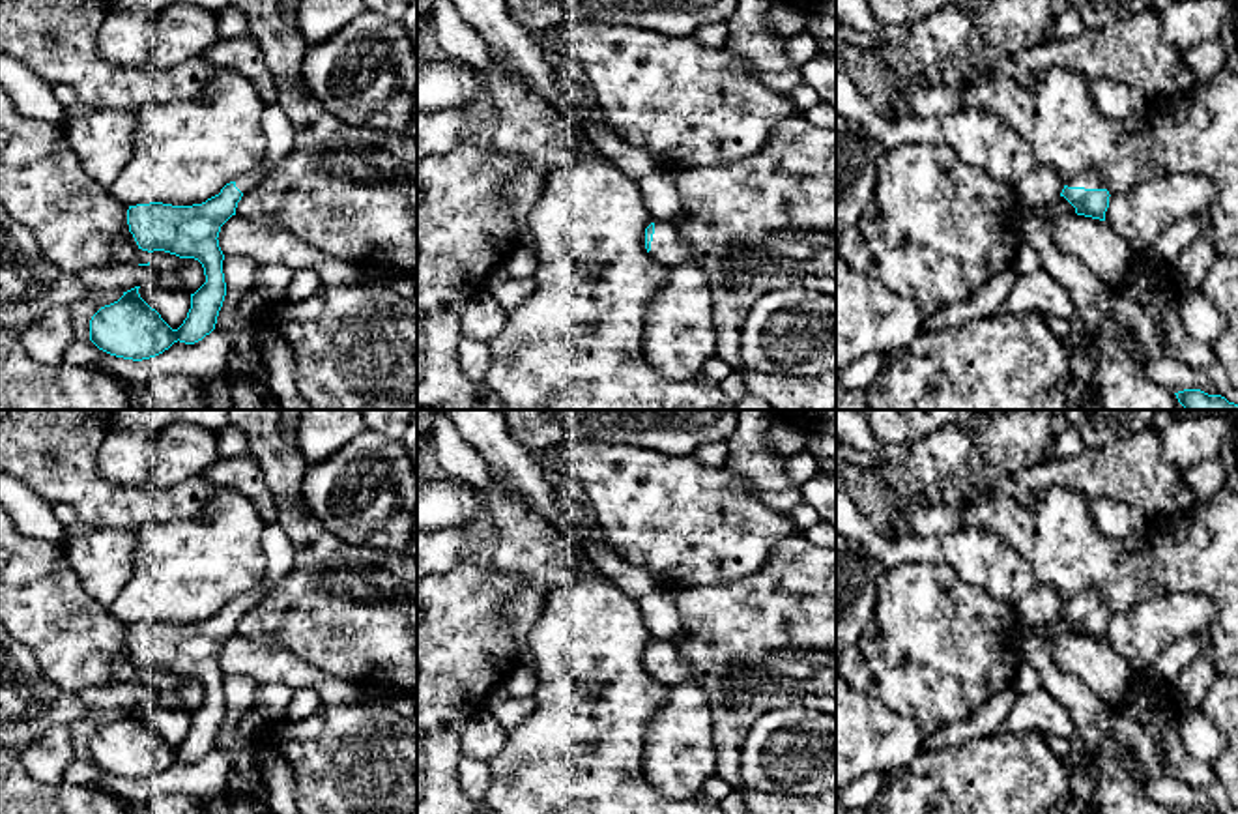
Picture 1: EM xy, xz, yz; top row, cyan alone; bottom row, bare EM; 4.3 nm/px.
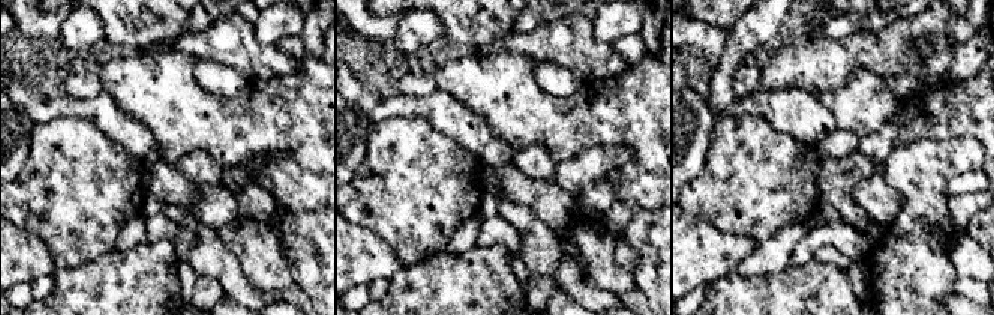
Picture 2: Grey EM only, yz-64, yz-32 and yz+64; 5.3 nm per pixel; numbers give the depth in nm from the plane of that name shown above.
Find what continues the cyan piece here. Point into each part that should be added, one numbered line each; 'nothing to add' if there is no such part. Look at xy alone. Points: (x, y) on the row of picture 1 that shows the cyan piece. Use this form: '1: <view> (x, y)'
1: xy (249, 180)

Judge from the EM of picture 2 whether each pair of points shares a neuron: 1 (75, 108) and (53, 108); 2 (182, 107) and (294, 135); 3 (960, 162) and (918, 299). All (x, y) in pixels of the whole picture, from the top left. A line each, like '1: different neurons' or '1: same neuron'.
1: same neuron
2: same neuron
3: same neuron

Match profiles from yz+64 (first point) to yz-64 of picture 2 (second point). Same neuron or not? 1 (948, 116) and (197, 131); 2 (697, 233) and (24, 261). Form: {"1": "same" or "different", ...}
{"1": "same", "2": "same"}

